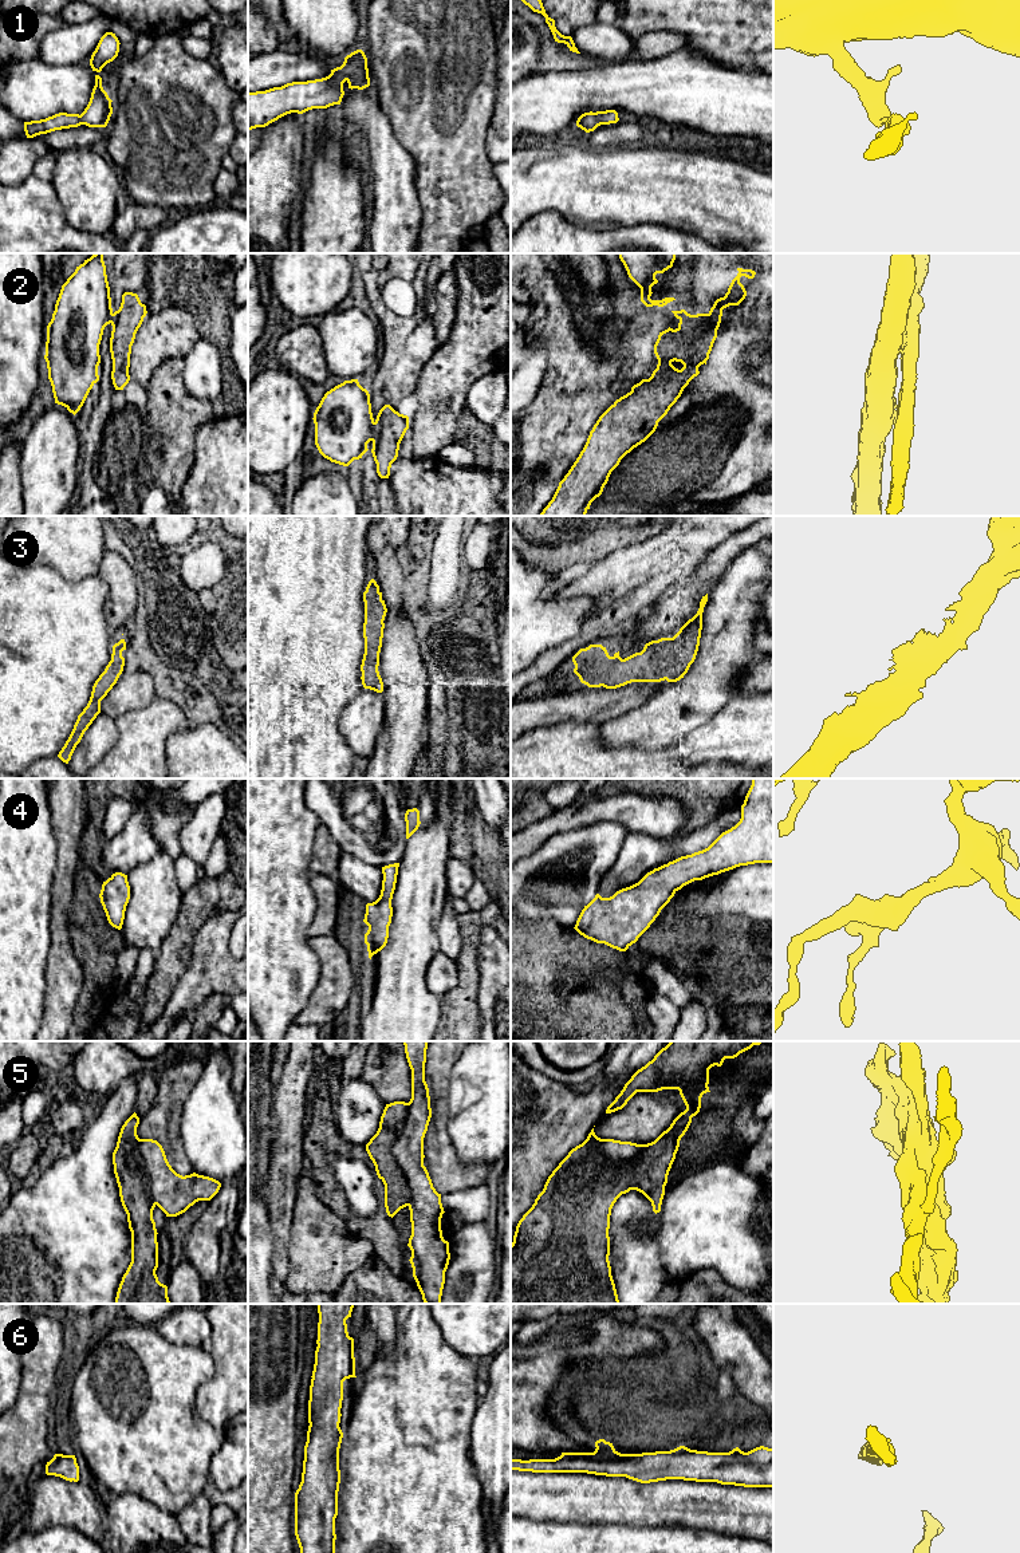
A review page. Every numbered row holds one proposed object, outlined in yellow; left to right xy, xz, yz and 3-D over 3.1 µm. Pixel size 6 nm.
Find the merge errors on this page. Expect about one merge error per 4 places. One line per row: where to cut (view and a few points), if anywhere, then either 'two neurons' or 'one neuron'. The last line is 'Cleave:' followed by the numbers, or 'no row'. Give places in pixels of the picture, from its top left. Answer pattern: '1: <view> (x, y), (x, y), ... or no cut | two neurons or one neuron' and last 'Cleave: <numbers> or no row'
1: no cut | one neuron
2: xz (375, 422), (375, 434), (371, 440) | two neurons
3: no cut | one neuron
4: no cut | one neuron
5: xz (409, 1103), (405, 1127), (393, 1146), (409, 1189), (408, 1205) | two neurons
6: no cut | one neuron
Cleave: 2, 5

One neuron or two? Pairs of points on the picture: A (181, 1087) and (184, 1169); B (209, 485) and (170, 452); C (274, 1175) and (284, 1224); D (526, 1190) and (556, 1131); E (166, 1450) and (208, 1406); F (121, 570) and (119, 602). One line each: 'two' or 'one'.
A: one
B: two
C: one
D: one
E: two
F: one

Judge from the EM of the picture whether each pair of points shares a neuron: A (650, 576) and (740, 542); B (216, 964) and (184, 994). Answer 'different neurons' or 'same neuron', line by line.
A: different neurons
B: same neuron

